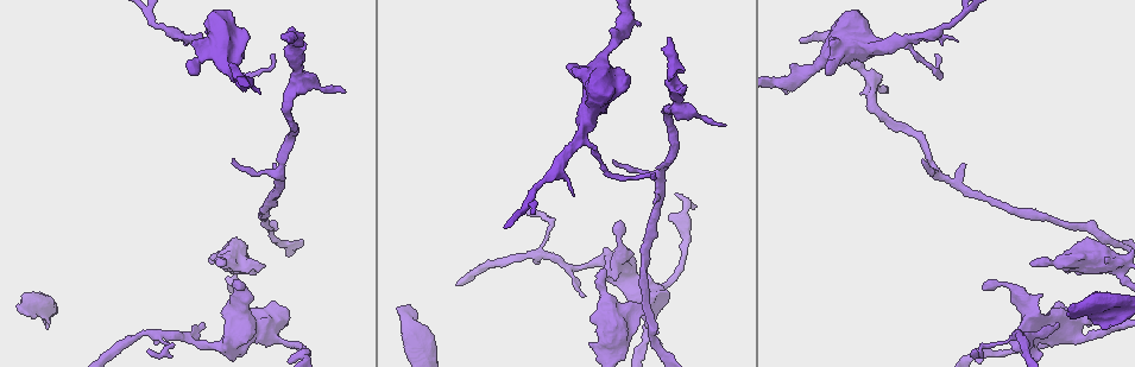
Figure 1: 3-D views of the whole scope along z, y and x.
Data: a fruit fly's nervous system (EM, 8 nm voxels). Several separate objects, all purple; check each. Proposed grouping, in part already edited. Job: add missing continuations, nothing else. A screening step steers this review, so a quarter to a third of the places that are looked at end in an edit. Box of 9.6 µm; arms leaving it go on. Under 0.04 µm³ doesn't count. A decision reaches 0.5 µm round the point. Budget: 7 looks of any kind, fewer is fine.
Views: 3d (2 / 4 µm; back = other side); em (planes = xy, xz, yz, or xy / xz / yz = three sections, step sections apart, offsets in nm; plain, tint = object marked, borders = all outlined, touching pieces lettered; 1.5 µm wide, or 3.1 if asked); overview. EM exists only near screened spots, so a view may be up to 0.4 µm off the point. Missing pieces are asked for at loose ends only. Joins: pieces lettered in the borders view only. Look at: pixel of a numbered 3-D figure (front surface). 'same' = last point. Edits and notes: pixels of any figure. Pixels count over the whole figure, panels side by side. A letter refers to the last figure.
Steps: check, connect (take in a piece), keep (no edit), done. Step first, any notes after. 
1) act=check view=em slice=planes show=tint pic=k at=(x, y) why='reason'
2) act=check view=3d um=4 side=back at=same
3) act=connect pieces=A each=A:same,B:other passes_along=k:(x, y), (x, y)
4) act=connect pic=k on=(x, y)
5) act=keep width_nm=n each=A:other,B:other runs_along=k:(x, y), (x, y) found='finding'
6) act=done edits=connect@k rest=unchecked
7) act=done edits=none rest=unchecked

act=check view=em slice=planes show=borders pic=1 at=(671, 40) why='free end'

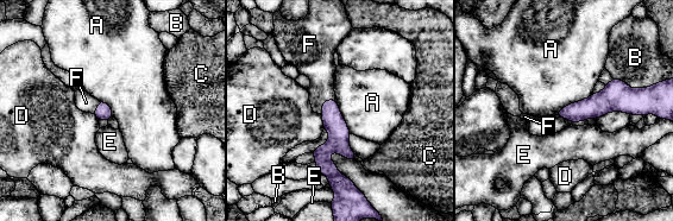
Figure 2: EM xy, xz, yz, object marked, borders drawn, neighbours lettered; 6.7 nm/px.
act=connect pieces=F each=A:other,B:other,C:other,D:other,E:other,F:same passes_along=2:(333, 121), (322, 103), (320, 68) found='the neuron continues'

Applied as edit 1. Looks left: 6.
act=check view=em slice=planes show=plain pic=1 at=(657, 334)

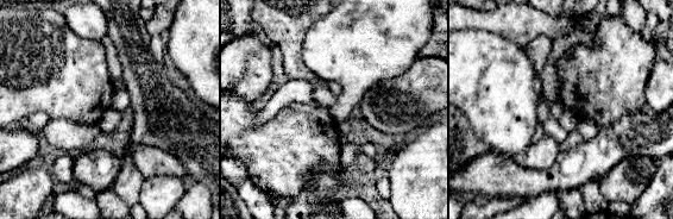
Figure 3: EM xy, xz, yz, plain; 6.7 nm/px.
act=check view=em slice=planes show=borders at=same why='see the neighbours'

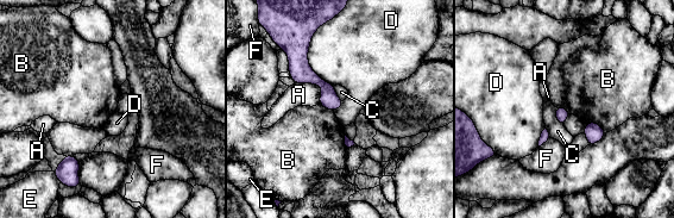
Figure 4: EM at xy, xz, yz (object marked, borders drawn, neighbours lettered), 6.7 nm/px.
act=keep each=A:other,B:other,C:other,D:other,E:other,F:other found='none of them fits'

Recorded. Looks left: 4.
act=check view=em slice=yz step=8 show=plain pic=1 at=(47, 329)

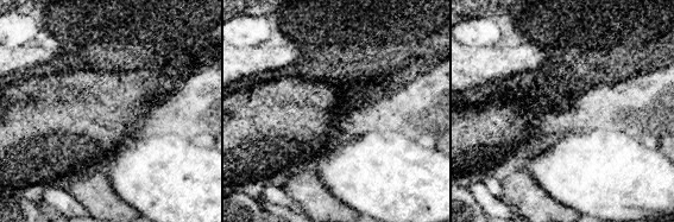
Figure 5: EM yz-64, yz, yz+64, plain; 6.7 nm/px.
act=check view=em slice=yz step=8 show=borders at=same why='see the neighbours'

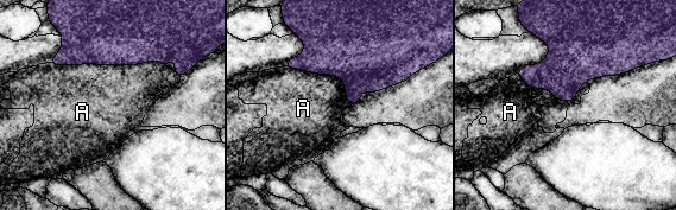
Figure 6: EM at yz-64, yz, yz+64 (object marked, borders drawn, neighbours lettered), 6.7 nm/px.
act=keep each=A:other border=6:(50, 63), (159, 61), (165, 65) found='none of them fits'

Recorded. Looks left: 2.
act=done edits=connect@2 rest=unchecked

